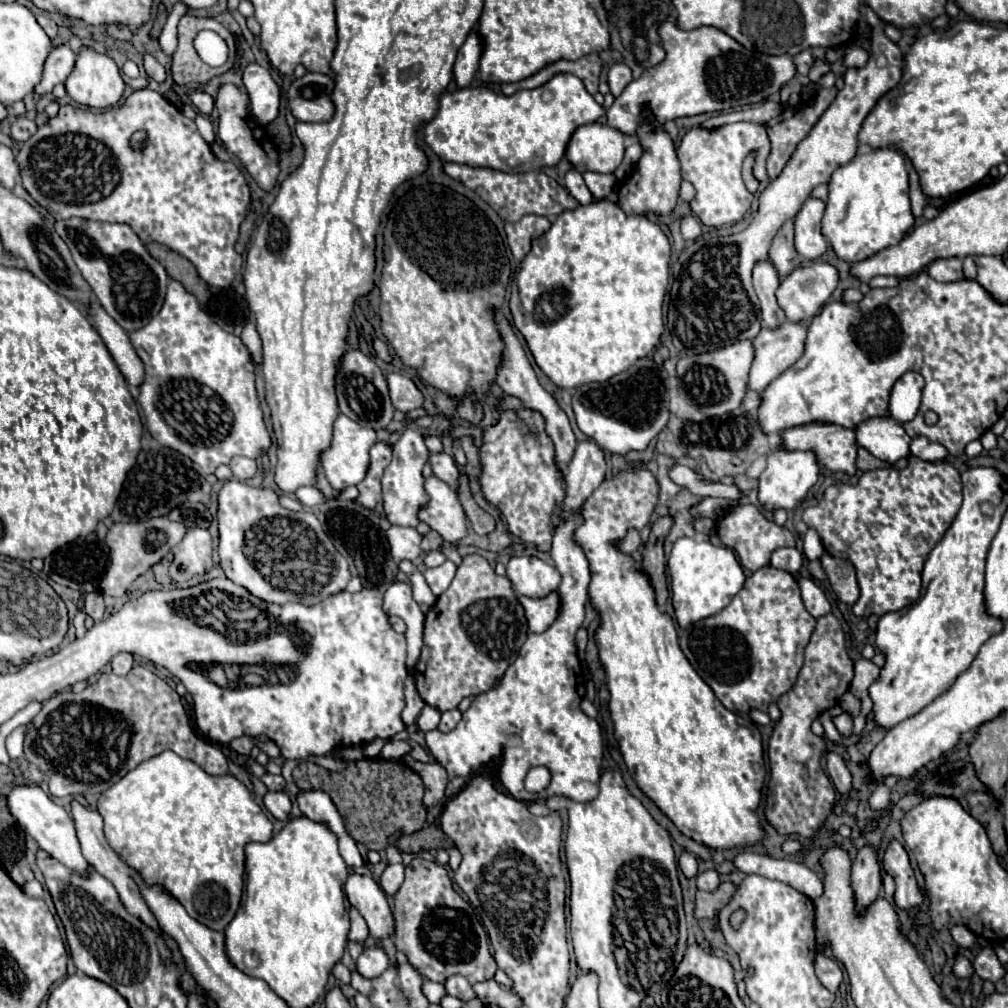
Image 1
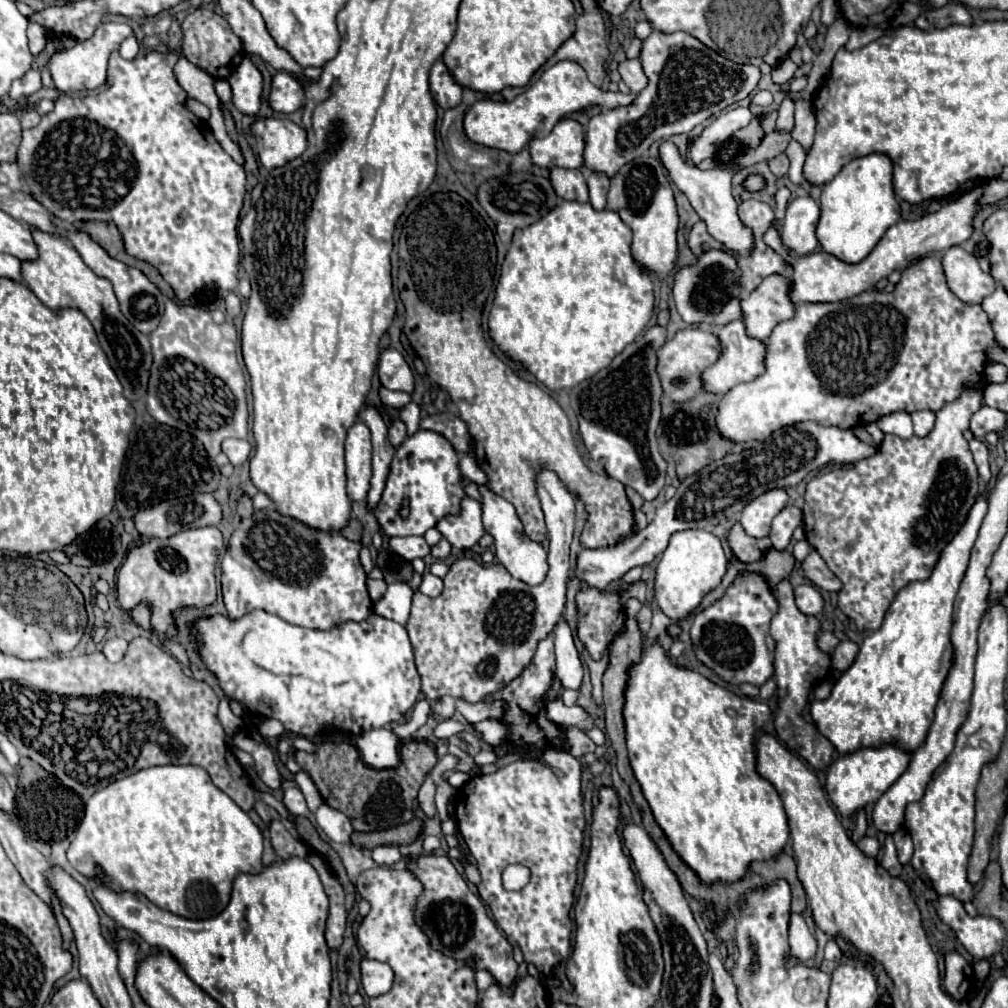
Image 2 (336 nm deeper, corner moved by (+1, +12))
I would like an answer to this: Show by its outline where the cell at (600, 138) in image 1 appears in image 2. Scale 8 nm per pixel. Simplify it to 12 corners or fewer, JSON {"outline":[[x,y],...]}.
{"outline":[[561,119],[529,143],[533,165],[579,169],[585,129]]}

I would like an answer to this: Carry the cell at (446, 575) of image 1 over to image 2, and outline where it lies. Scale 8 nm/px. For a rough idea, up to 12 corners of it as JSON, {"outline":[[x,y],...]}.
{"outline":[[425,573],[417,591],[437,597],[443,591],[443,581]]}

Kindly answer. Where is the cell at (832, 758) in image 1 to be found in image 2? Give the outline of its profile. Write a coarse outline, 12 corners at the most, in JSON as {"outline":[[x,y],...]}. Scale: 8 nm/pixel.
{"outline":[[863,837],[857,841],[857,847],[865,855],[879,853],[879,841]]}

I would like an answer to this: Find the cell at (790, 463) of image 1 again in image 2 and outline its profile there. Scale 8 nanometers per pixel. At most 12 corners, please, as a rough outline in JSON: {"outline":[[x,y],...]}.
{"outline":[[771,489],[741,513],[751,537],[767,537],[773,517],[787,505],[785,489]]}

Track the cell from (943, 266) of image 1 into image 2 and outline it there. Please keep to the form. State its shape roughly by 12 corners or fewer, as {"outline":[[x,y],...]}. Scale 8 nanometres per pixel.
{"outline":[[949,247],[941,261],[961,301],[981,303],[995,291],[977,257]]}

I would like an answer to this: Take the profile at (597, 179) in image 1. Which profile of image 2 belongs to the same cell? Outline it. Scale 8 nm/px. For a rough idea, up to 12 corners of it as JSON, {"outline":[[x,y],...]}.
{"outline":[[589,171],[589,201],[605,209],[611,179],[605,173]]}

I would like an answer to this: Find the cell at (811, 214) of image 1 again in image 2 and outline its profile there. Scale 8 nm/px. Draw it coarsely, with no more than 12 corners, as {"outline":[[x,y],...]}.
{"outline":[[813,197],[789,201],[783,245],[809,255],[819,245],[819,203]]}

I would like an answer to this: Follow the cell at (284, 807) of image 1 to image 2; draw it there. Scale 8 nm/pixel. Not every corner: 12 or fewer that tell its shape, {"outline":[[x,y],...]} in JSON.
{"outline":[[297,787],[285,791],[283,803],[293,815],[309,811]]}

